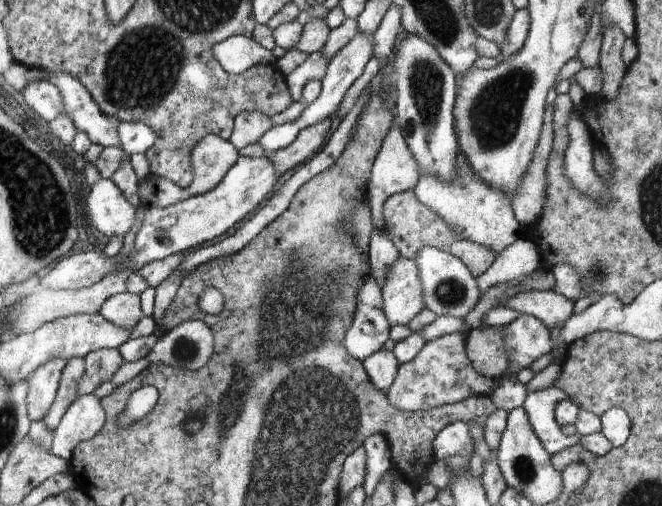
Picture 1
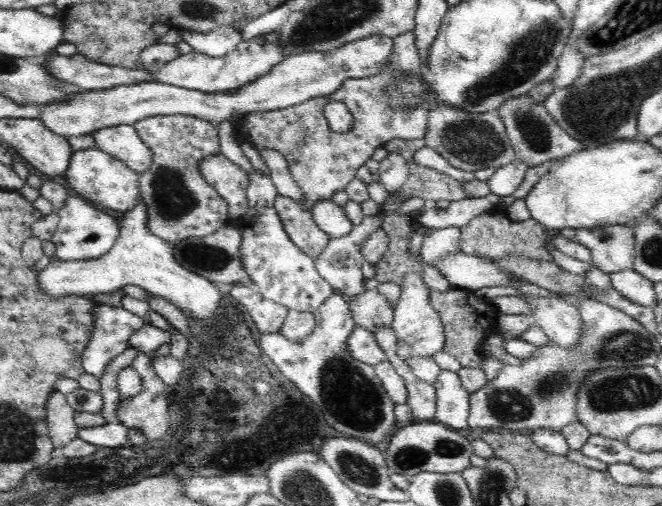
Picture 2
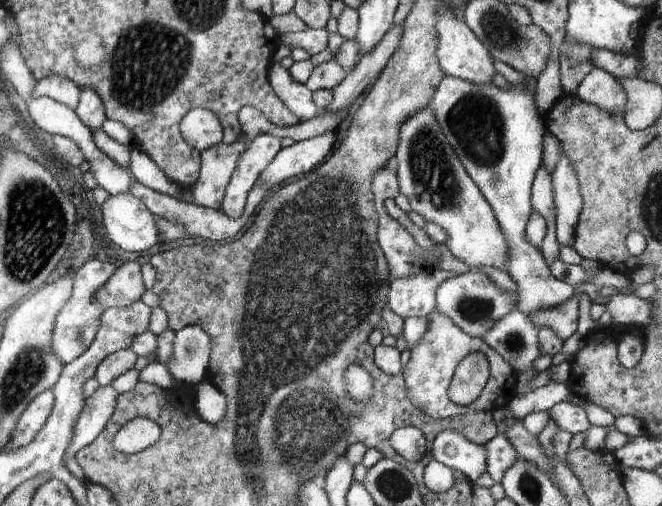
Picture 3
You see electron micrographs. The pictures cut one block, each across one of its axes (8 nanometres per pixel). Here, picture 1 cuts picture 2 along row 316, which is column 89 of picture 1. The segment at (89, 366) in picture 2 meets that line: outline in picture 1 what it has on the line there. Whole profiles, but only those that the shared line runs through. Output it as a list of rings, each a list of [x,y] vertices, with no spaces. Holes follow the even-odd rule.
[[[46,71],[48,82],[56,85],[62,95],[65,112],[73,120],[78,131],[90,138],[91,144],[104,147],[120,147],[117,128],[120,121],[108,117],[94,102],[89,90],[76,78],[62,71]]]

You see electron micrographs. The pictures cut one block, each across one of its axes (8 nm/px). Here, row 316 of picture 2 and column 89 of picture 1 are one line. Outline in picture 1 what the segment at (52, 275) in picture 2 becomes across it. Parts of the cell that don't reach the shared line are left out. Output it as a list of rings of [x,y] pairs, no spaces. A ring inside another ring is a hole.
[[[101,176],[90,188],[86,208],[94,226],[104,236],[126,236],[136,222],[138,206],[124,198],[111,178]]]

